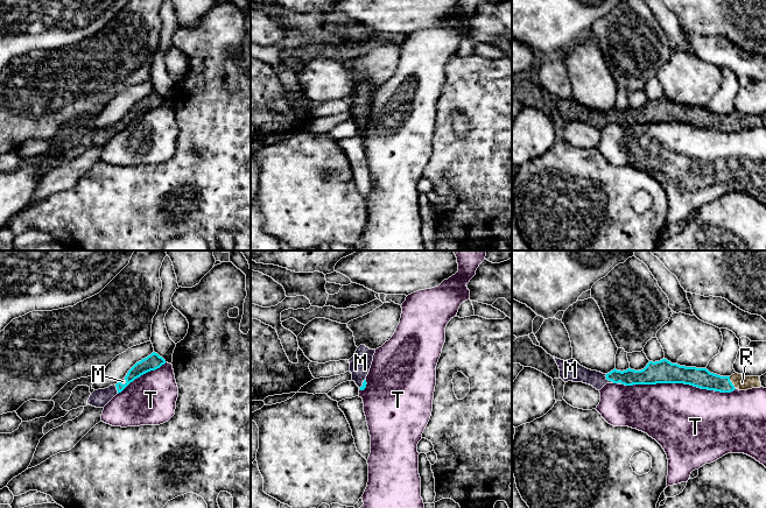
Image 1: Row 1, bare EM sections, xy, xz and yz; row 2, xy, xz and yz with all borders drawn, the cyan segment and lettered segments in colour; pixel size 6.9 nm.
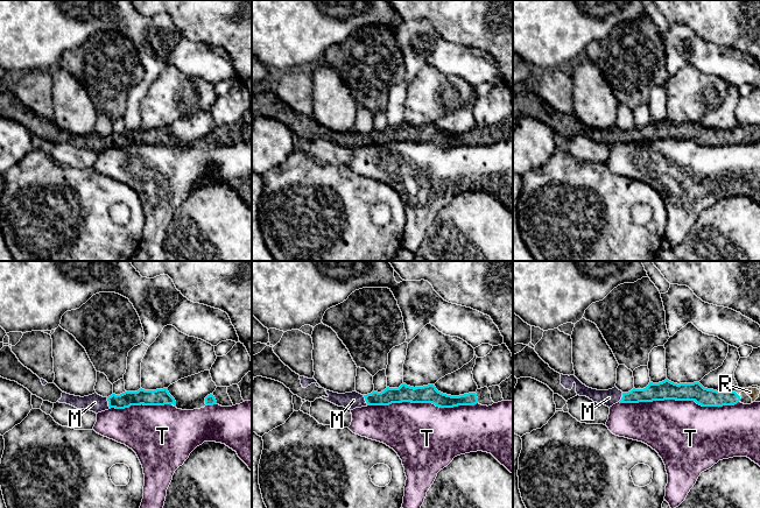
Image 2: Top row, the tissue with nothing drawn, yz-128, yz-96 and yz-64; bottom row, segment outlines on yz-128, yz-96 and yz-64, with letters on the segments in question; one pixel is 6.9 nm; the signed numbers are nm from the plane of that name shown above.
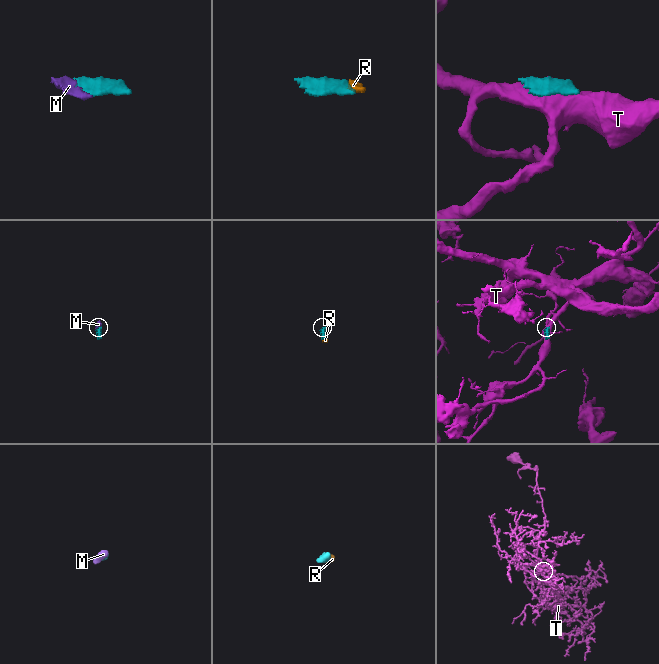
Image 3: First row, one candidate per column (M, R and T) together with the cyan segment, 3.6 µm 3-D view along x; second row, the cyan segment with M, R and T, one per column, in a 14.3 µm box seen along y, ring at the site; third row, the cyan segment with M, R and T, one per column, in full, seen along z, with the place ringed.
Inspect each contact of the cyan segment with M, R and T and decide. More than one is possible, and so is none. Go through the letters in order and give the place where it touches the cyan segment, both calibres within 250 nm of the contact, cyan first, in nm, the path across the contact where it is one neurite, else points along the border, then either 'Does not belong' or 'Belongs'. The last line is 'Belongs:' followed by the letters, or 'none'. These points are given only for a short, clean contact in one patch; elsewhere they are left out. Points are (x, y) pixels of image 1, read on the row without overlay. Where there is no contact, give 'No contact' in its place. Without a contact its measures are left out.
M: Touches cyan at yz (609, 119). Thickness 110 nm (cyan) against 130 nm. Belongs
R: Touches cyan at yz (731, 121). Thickness 140 nm (cyan) against 110 nm. Belongs
T: Touches cyan at yz (679, 121). Thickness 160 nm (cyan) against 480 nm. Does not belong
Belongs: M, R

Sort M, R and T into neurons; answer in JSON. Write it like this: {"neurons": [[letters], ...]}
{"neurons": [["M", "R"], ["T"]]}

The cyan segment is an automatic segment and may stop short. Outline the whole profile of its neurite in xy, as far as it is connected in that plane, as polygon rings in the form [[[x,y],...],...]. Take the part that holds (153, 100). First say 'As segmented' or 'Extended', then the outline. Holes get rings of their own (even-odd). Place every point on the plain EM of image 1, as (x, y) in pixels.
Extended. [[[153,91],[147,97],[136,101],[127,112],[127,114],[117,124],[110,125],[105,128],[94,129],[89,139],[87,143],[96,147],[104,147],[117,133],[121,132],[131,121],[141,114],[155,110],[166,103],[166,99],[157,92]]]

